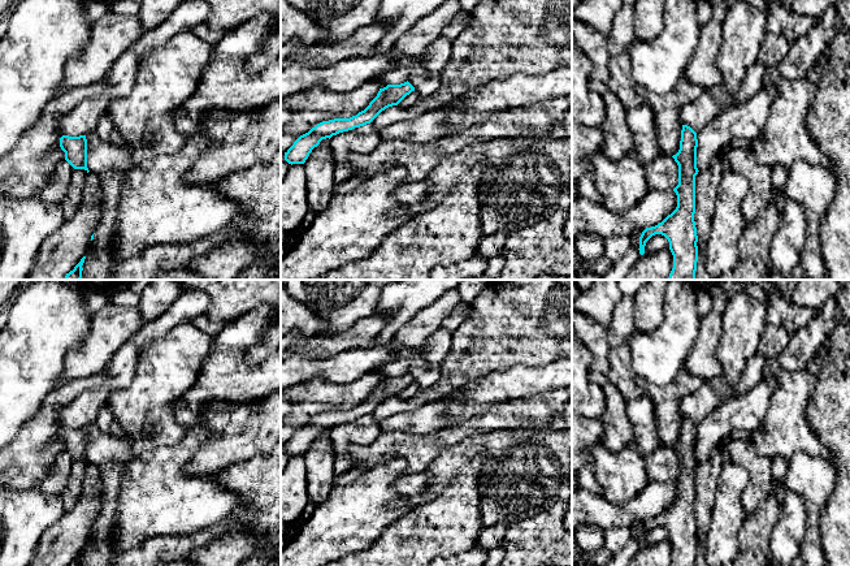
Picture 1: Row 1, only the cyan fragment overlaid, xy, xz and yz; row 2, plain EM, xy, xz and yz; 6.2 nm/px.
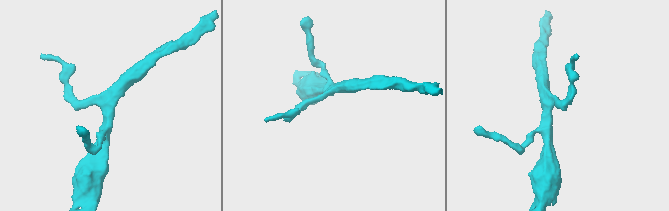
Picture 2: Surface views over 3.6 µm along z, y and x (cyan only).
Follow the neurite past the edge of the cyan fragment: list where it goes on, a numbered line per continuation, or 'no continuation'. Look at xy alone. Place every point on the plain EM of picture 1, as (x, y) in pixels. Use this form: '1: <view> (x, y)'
no continuation

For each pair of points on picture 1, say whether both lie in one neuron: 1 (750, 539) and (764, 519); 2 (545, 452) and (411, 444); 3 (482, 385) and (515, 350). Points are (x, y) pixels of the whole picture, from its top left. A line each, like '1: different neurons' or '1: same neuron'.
1: same neuron
2: different neurons
3: different neurons

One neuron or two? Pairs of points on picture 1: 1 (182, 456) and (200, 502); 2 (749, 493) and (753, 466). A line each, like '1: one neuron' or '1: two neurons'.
1: one neuron
2: one neuron

